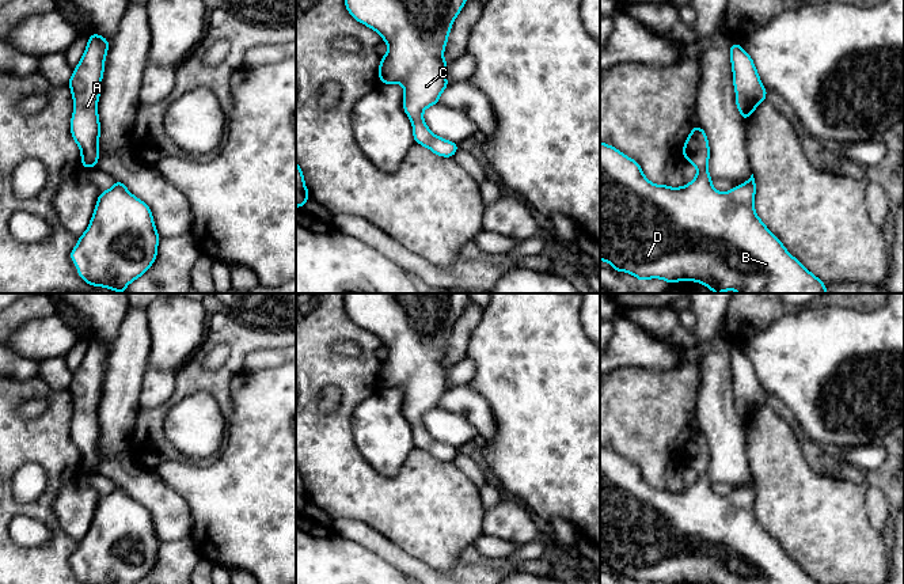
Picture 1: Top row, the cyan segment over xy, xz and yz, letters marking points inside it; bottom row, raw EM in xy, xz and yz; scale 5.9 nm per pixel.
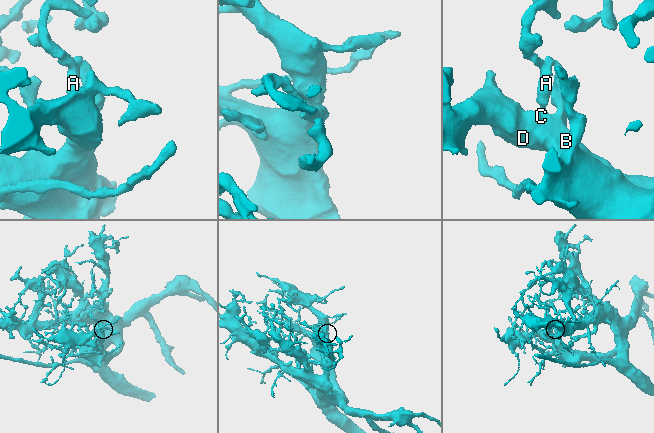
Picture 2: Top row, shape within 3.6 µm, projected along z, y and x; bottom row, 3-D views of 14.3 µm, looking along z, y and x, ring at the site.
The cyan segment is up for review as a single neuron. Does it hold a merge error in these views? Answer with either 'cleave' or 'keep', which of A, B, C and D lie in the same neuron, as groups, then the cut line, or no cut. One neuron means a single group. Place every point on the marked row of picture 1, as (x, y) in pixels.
keep | A B C D | no cut

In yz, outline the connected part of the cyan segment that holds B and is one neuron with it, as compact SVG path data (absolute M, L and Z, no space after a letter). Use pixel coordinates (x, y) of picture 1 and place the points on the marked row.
M696 125L692 128L690 136L687 137L683 147L683 156L687 162L692 163L698 174L694 181L688 182L683 187L669 187L666 185L652 183L642 172L638 162L622 153L612 145L600 141L600 261L609 262L615 272L627 272L635 276L639 281L646 281L649 278L661 278L668 284L675 284L677 281L696 281L704 284L714 293L725 291L737 291L738 293L828 293L825 284L810 273L797 258L794 258L782 242L766 227L766 224L759 219L755 211L753 200L756 194L756 181L753 174L751 178L734 186L730 191L719 193L711 183L711 177L707 170L707 163L710 159L710 147L707 141L707 134L704 130Z

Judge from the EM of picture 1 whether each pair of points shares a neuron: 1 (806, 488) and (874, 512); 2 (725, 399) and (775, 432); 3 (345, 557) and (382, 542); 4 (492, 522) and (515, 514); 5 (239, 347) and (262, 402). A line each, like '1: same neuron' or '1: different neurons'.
1: different neurons
2: different neurons
3: different neurons
4: same neuron
5: different neurons

